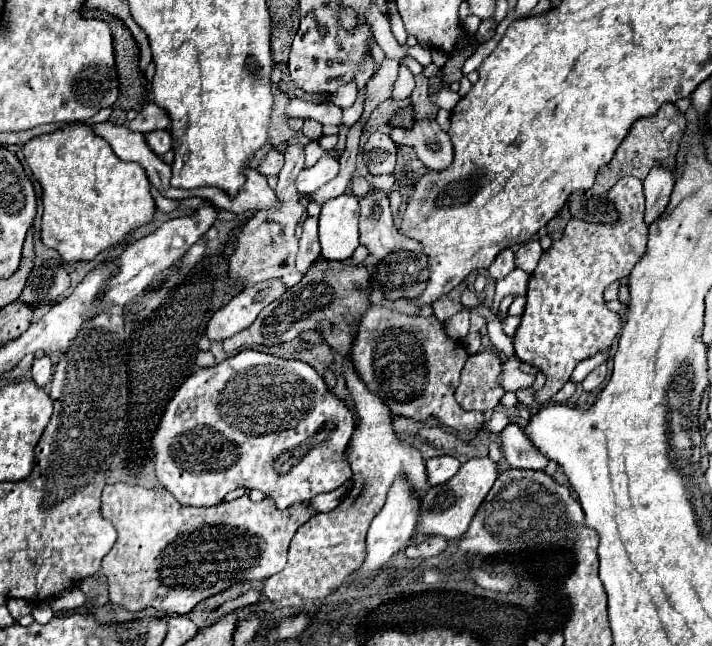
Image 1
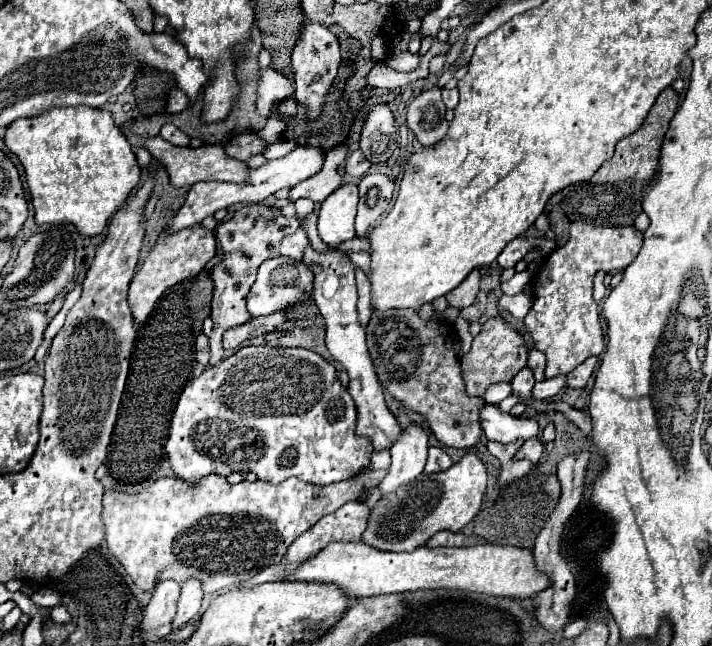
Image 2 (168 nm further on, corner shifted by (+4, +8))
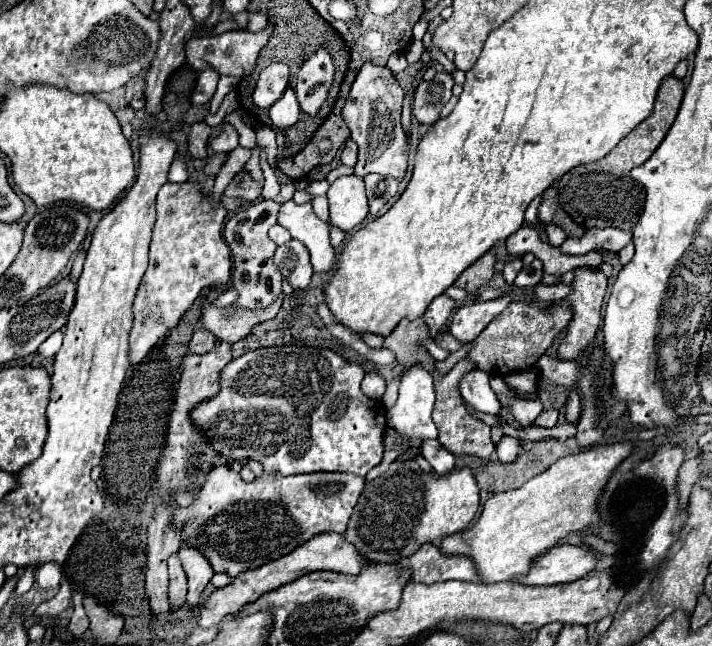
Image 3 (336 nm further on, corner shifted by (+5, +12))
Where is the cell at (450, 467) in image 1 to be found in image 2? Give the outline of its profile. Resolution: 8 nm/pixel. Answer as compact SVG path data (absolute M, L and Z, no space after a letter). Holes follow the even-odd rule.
M430 446L430 448L428 448L428 462L426 462L424 472L426 472L426 474L442 472L442 470L448 470L452 464L454 464L454 462L452 462L452 458L450 458L442 448Z

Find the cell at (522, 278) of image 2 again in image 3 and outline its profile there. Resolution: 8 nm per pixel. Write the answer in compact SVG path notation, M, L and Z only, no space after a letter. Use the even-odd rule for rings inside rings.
M511 258L511 260L505 264L505 268L503 268L503 276L505 276L507 284L513 284L513 280L515 280L515 276L517 276L519 268L523 268L523 264L521 264L519 258Z

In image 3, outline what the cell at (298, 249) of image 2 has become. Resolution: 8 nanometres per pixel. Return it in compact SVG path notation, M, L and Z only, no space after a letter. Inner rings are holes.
M275 224L271 230L269 230L269 236L281 246L281 244L285 244L285 242L289 242L291 240L291 234L289 234L289 230L287 228L281 228L279 224Z

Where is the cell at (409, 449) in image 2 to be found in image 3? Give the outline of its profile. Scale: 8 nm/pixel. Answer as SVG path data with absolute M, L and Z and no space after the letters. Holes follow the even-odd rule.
M419 364L409 368L403 378L401 378L401 386L399 386L399 398L395 402L395 406L391 410L387 410L387 426L399 430L405 438L409 438L411 442L415 438L427 440L427 438L437 438L439 436L439 428L431 418L433 412L433 404L435 404L435 390L433 390L433 376L421 368Z

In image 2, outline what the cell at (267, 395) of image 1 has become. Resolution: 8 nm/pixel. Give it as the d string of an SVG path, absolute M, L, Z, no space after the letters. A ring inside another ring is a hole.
M244 346L220 364L204 368L198 378L186 384L172 414L164 450L174 474L188 484L196 484L196 480L210 474L230 476L232 472L254 472L258 480L270 484L280 484L296 476L302 482L326 486L368 470L372 446L366 438L354 434L354 426L354 400L340 384L334 366L322 356L304 348Z

